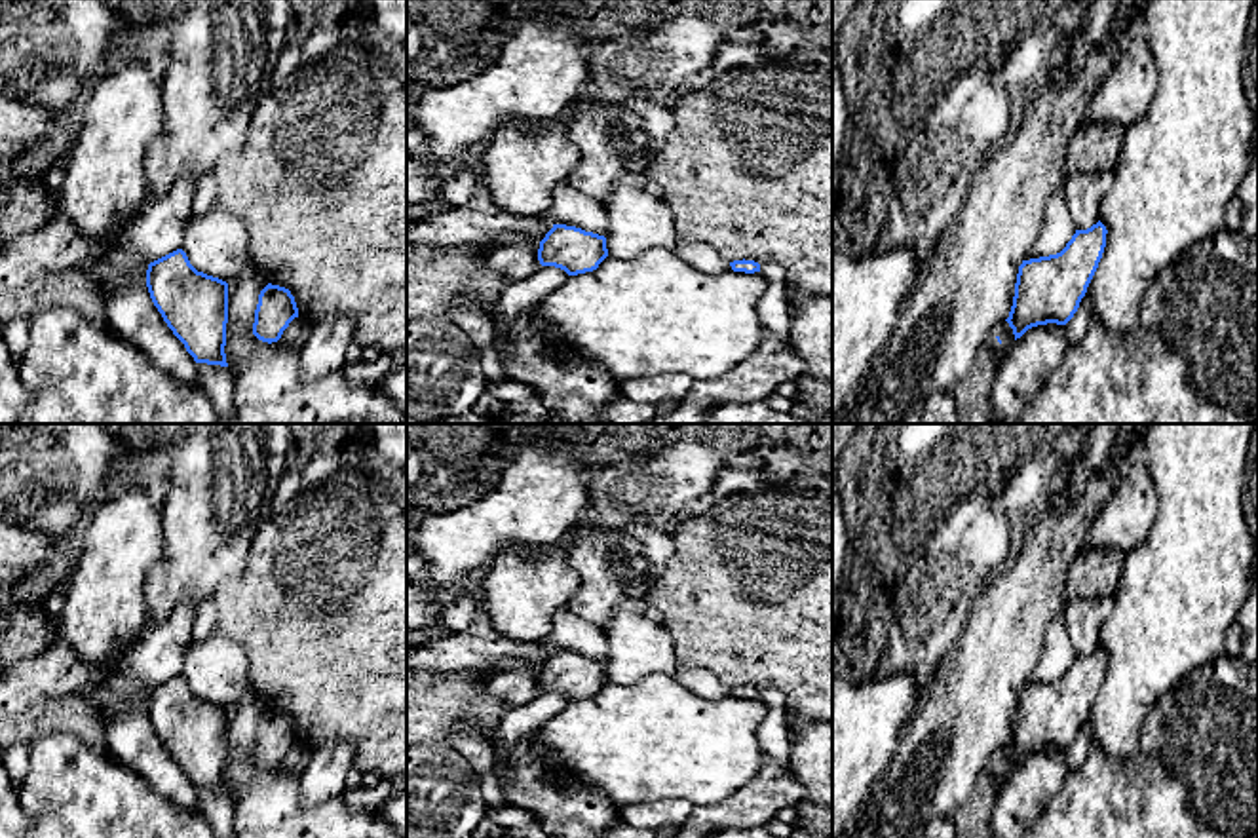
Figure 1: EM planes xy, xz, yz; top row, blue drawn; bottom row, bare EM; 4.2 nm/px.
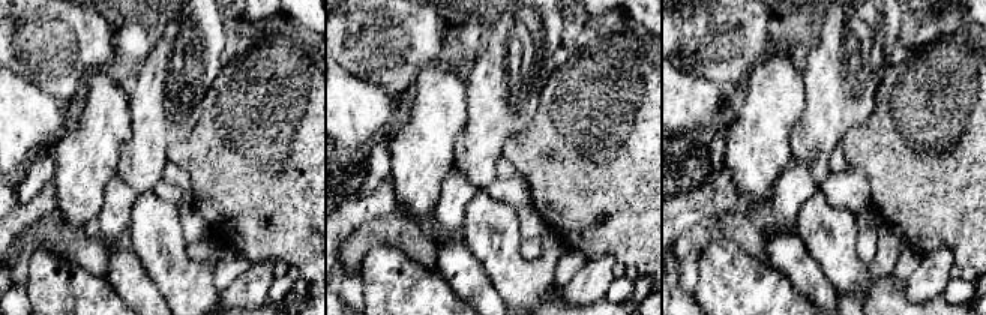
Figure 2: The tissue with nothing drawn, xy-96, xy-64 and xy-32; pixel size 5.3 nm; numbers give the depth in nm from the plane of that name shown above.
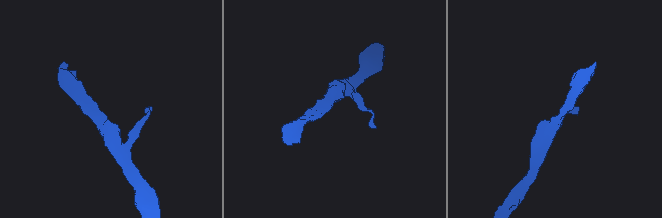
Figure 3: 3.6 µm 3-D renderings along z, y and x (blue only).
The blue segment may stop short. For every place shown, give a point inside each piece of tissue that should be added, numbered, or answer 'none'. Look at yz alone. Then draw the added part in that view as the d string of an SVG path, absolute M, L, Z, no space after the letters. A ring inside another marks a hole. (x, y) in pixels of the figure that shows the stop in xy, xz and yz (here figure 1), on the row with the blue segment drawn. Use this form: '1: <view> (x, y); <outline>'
none

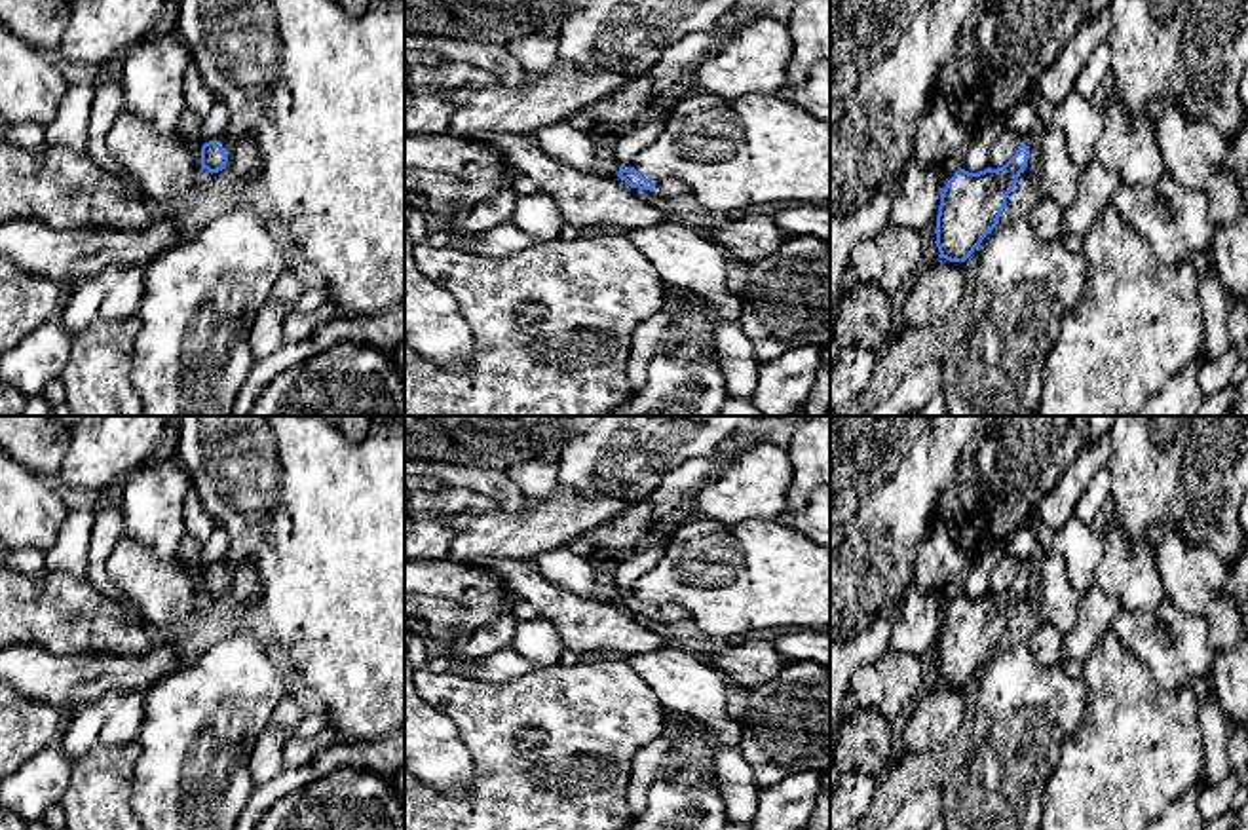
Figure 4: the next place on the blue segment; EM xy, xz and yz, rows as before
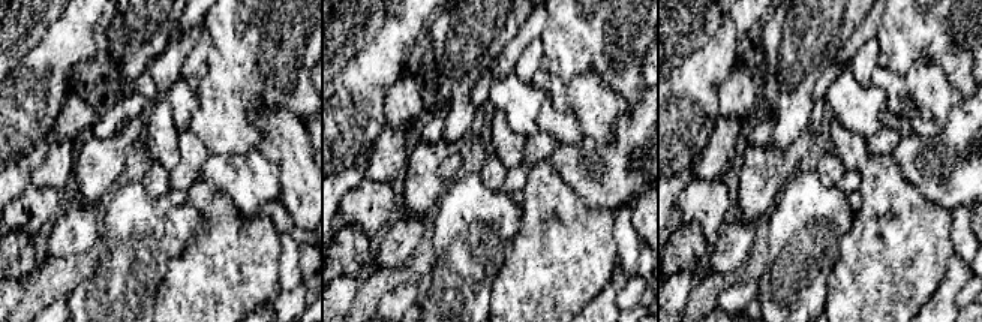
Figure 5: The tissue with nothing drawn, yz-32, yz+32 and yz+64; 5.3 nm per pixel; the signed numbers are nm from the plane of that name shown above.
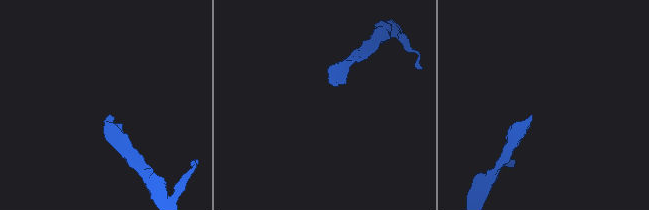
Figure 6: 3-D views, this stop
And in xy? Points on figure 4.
1: xy (244, 160); M249 133L245 139L228 142L222 135L215 139L222 148L230 146L228 163L224 171L236 177L258 177L262 173L262 161L255 146L255 135Z

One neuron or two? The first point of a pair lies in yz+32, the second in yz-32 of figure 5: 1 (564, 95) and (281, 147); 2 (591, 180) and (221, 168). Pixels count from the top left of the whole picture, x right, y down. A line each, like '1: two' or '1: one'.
1: one
2: one

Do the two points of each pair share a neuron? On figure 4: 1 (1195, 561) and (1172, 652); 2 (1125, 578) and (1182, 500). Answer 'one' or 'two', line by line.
1: two
2: one

